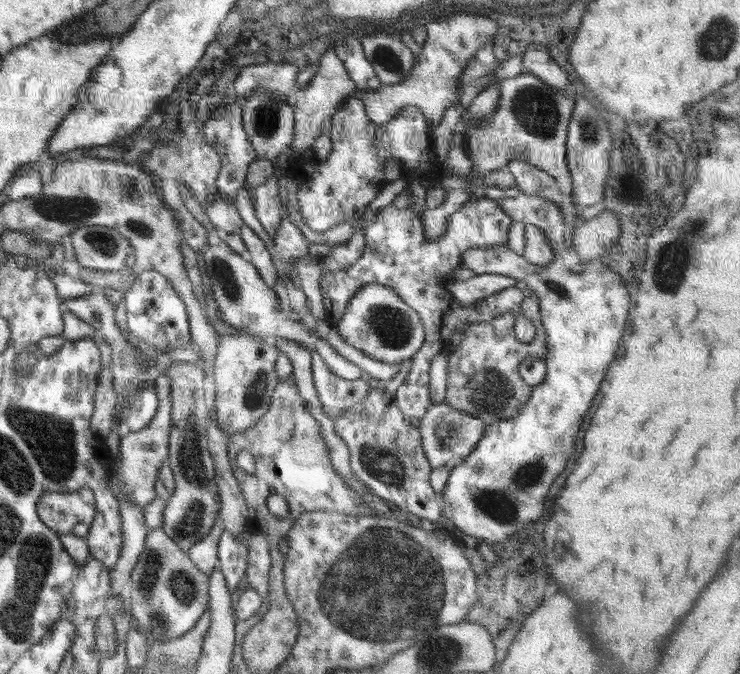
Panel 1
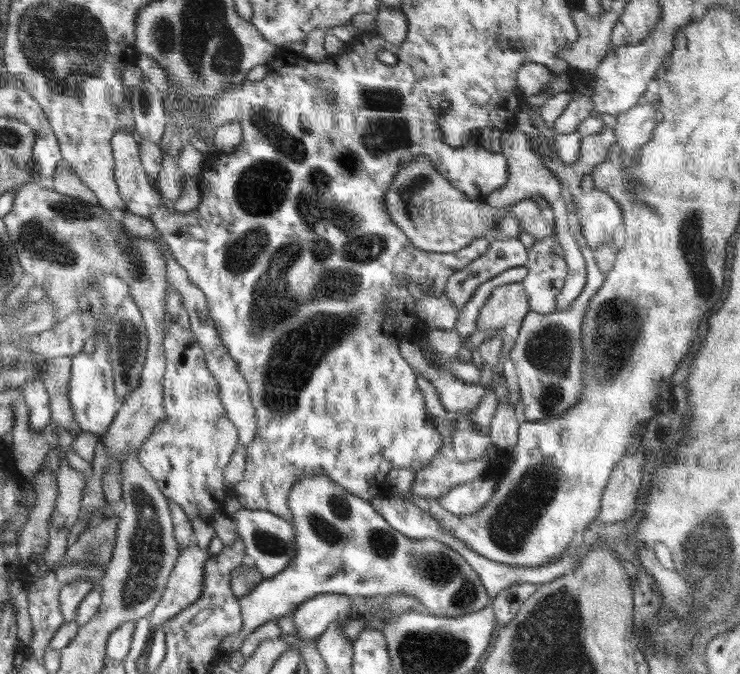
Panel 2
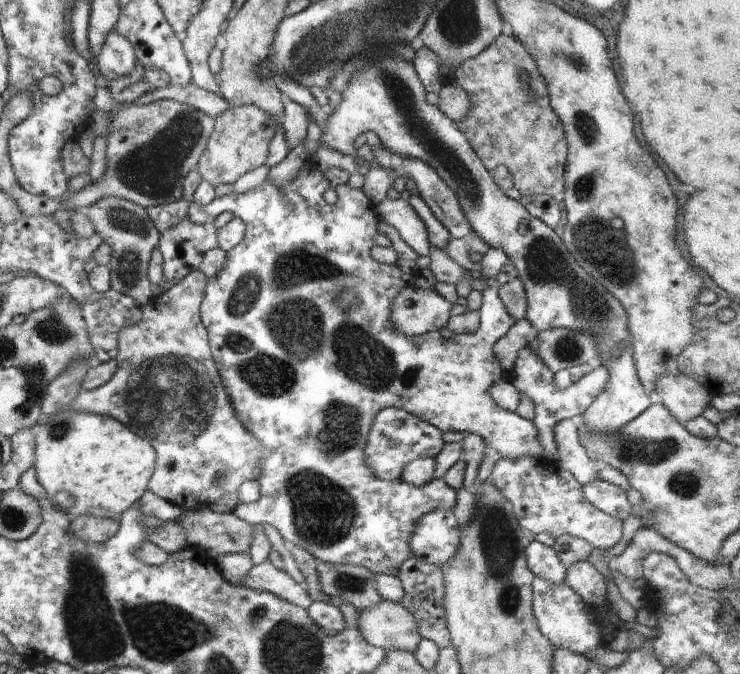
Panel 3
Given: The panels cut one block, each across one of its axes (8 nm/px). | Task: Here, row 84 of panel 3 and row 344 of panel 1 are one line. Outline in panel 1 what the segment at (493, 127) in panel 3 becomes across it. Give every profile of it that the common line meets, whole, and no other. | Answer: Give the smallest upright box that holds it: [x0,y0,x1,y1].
[445,297,547,426]

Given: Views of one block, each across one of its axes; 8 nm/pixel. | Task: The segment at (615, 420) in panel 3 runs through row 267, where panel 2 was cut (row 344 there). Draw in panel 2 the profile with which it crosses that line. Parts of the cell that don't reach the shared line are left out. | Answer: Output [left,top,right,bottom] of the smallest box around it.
[510,227,606,422]

